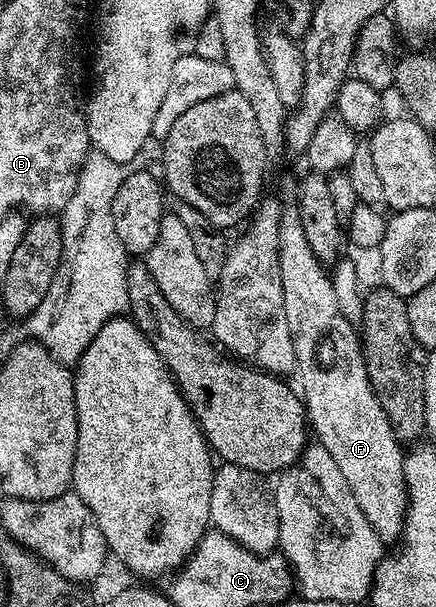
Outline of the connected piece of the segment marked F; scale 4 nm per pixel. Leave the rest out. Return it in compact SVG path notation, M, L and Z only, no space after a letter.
M295 204L284 205L279 216L279 267L281 292L285 296L285 321L289 323L289 336L299 378L298 389L307 407L310 429L318 444L333 456L334 463L341 468L349 489L353 491L353 496L357 496L357 504L361 504L361 512L365 512L365 520L373 524L373 532L377 532L383 543L391 544L394 538L396 541L402 535L403 521L407 515L407 486L403 471L405 450L389 424L389 416L385 416L385 408L381 408L371 387L367 361L363 359L360 331L356 323L343 315L332 275L328 267L319 261L313 248L309 248L309 240L305 240L305 228L299 219L299 207Z

